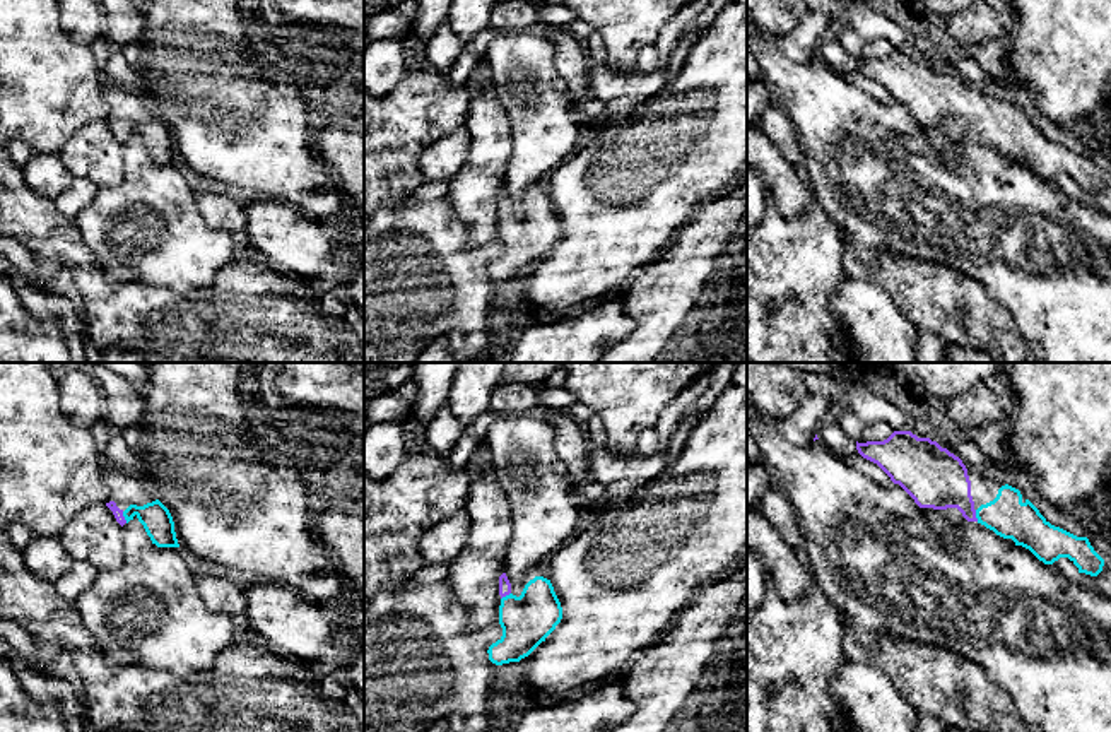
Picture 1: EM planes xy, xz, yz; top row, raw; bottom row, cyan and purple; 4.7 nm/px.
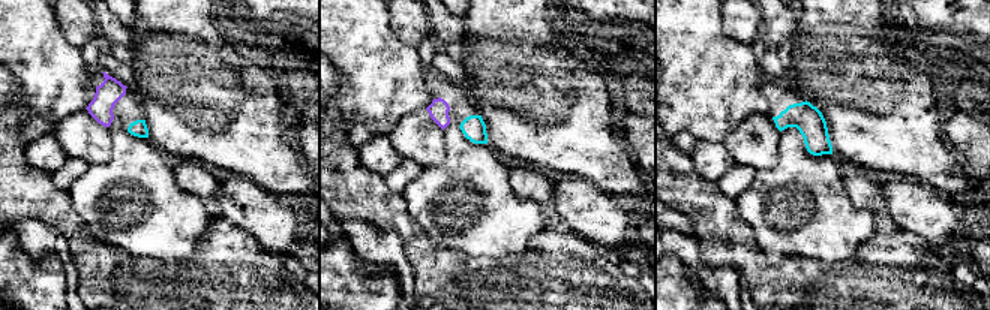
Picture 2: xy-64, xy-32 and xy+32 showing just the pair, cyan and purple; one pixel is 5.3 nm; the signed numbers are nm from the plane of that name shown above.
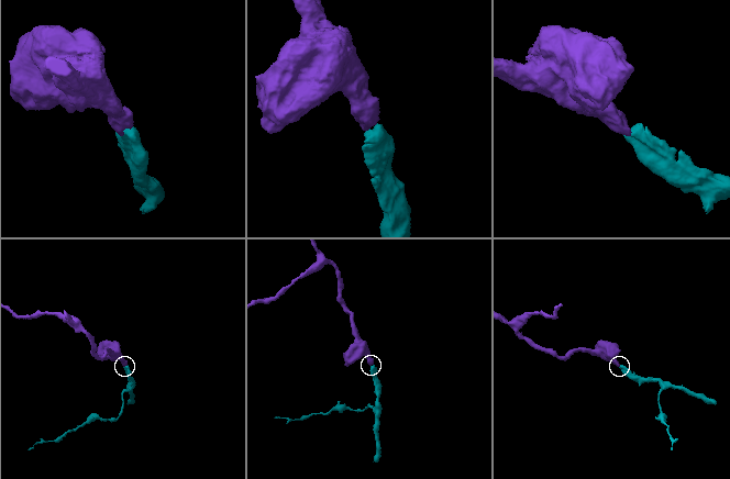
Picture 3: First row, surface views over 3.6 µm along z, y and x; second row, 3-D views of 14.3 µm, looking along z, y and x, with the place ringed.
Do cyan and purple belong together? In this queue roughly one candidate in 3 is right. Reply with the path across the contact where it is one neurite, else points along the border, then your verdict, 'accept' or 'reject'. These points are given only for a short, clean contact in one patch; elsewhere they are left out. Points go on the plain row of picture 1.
way xy (156, 135), (142, 129), (123, 132), (118, 130); accept

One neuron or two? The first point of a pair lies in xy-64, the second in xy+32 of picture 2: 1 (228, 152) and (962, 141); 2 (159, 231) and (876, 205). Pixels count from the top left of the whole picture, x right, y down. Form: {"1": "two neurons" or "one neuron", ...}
{"1": "two neurons", "2": "two neurons"}

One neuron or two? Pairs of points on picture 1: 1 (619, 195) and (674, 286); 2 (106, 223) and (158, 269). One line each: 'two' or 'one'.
1: two
2: one

